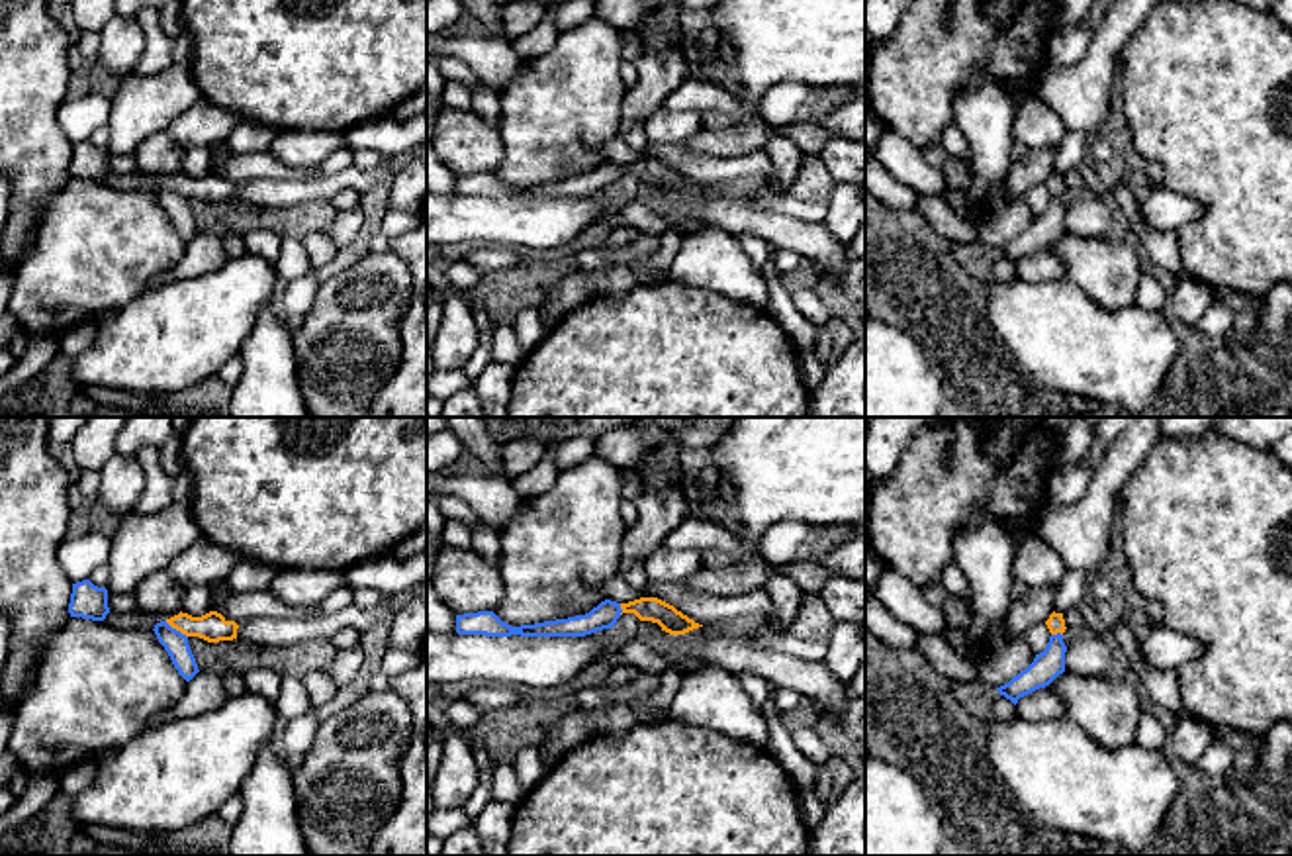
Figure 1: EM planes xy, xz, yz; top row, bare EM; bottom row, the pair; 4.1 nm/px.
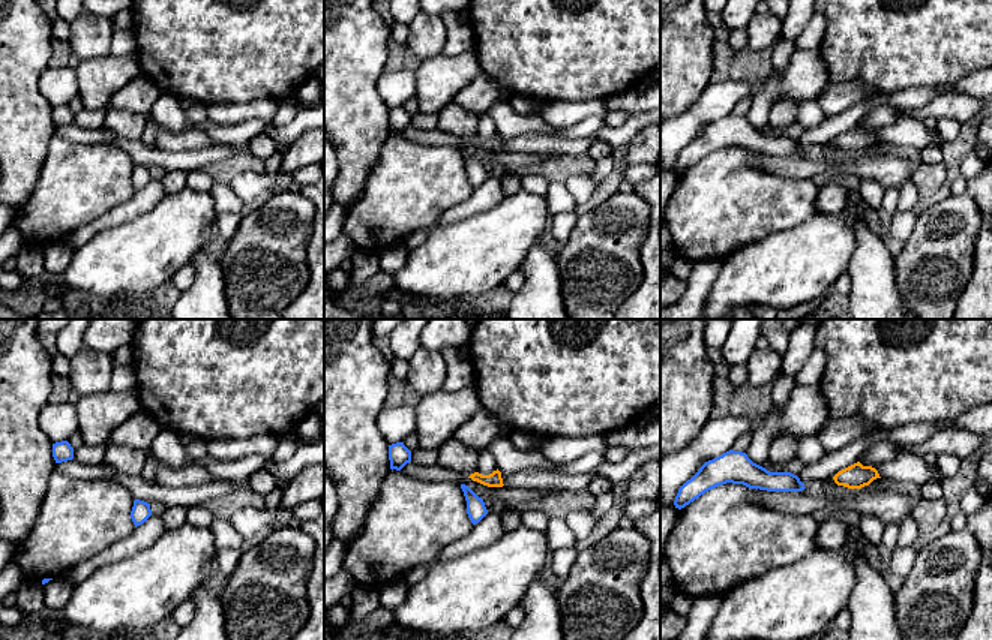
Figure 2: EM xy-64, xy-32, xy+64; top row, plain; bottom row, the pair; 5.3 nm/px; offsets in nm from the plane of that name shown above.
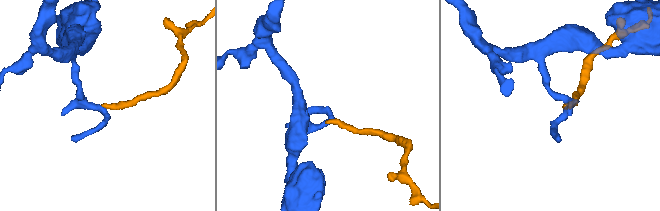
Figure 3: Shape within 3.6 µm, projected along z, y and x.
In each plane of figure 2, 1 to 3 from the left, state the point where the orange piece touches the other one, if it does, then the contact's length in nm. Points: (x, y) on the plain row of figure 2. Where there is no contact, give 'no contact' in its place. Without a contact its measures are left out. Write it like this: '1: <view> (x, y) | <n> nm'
1: no contact
2: no contact
3: no contact

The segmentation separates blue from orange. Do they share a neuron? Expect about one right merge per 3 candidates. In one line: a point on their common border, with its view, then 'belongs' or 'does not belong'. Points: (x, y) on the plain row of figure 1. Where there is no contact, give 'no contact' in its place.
meets blue in xy at (175, 190); does not belong

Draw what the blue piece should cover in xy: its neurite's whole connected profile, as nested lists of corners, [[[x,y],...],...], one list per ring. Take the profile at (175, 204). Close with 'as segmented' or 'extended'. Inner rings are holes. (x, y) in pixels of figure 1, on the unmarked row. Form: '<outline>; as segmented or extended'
[[[166,182],[157,184],[153,192],[168,214],[178,235],[190,243],[200,231],[190,212],[188,198],[172,190]]]; as segmented

